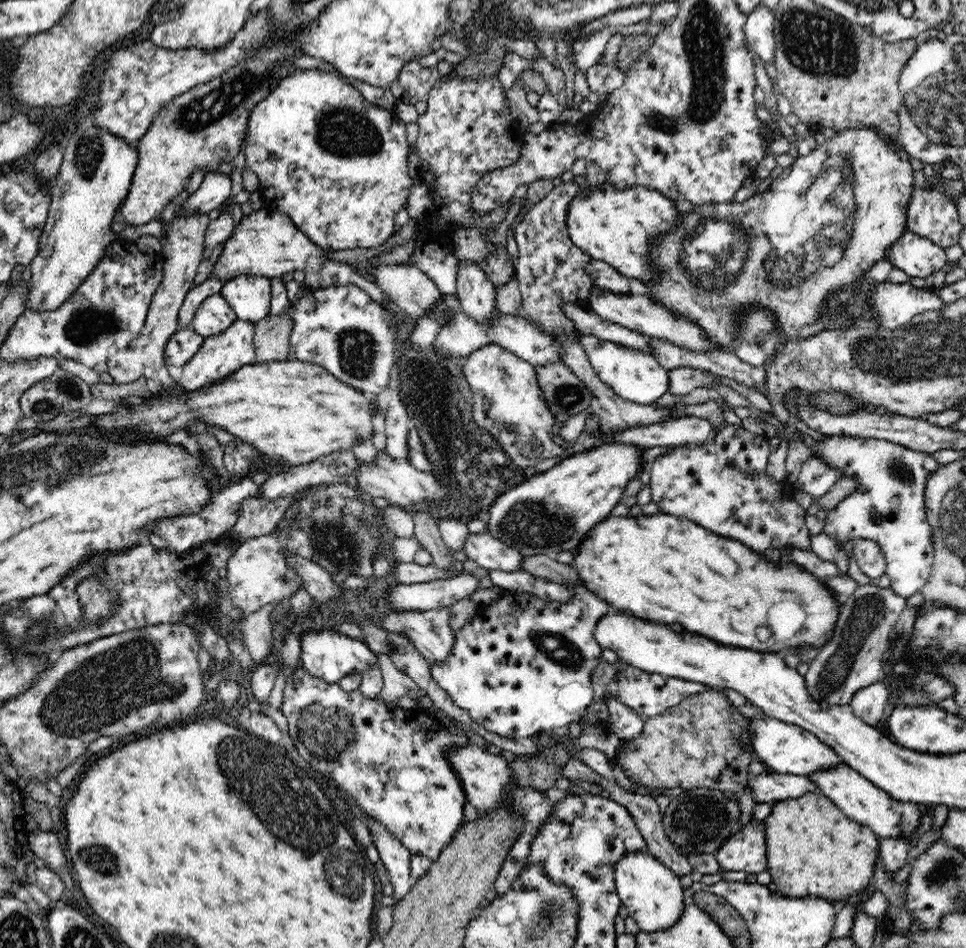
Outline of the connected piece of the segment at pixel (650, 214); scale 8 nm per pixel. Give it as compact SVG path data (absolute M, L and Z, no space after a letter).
M607 180L602 188L589 187L589 193L584 198L578 193L568 205L568 235L572 243L587 252L592 259L606 262L623 276L638 279L644 284L656 280L658 276L652 260L649 260L650 246L664 234L672 234L680 220L682 213L676 209L675 202L670 201L662 193L644 186L618 189Z

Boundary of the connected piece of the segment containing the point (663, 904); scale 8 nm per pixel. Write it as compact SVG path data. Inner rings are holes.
M625 852L620 860L615 862L614 880L621 904L624 904L629 915L636 920L642 931L663 931L665 928L670 928L680 918L684 894L680 878L652 853Z

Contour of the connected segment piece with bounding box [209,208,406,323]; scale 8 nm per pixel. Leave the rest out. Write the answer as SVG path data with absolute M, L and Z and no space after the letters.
M264 208L256 211L250 216L244 216L242 222L234 228L234 232L230 238L223 242L222 253L214 262L214 268L210 272L209 279L220 279L220 281L228 281L242 274L254 274L257 276L268 277L270 280L274 278L283 278L288 273L296 270L304 271L306 275L305 285L309 289L320 289L332 287L334 285L356 285L377 303L384 306L397 319L405 323L406 312L402 310L396 303L391 301L385 293L375 283L368 281L356 271L355 265L344 264L340 261L332 261L325 259L324 254L332 250L324 251L320 247L316 247L294 223L288 215L278 213L275 210L265 210Z

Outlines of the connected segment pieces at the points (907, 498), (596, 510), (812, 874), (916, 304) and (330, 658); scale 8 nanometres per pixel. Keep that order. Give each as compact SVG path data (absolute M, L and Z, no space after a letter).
M832 434L825 435L825 439L816 441L816 444L813 456L820 457L830 467L840 469L843 476L852 476L858 482L856 492L829 512L823 531L844 543L849 538L870 539L878 543L886 559L889 587L904 598L921 592L934 564L932 529L927 521L924 489L929 474L940 464L931 454L882 439Z
M621 442L602 444L583 453L563 458L546 471L534 473L523 484L507 490L493 500L487 510L487 532L526 556L548 555L554 557L559 552L572 551L579 546L596 524L612 515L628 483L638 479L636 471L642 466L641 455L645 450L646 448Z
M805 792L798 798L775 801L771 811L763 821L767 854L765 863L772 876L771 882L783 895L792 898L820 897L839 907L846 904L852 894L858 894L871 883L880 838L870 828L849 820L827 796L820 792Z
M882 282L871 292L867 300L869 310L879 316L877 328L894 330L902 327L913 316L926 311L940 310L944 301L937 290L915 288L912 284Z
M321 630L301 633L301 666L312 676L316 676L329 684L338 684L343 676L358 671L362 674L371 665L377 665L377 655L368 645L353 635L345 635L338 631Z

